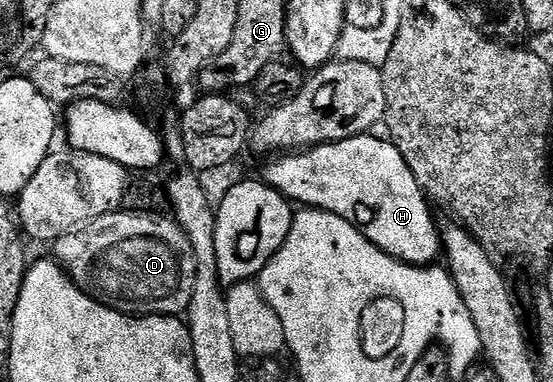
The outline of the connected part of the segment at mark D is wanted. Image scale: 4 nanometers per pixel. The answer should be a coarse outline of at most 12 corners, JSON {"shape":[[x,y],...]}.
{"shape":[[116,210],[54,241],[60,269],[127,316],[186,313],[193,246]]}

